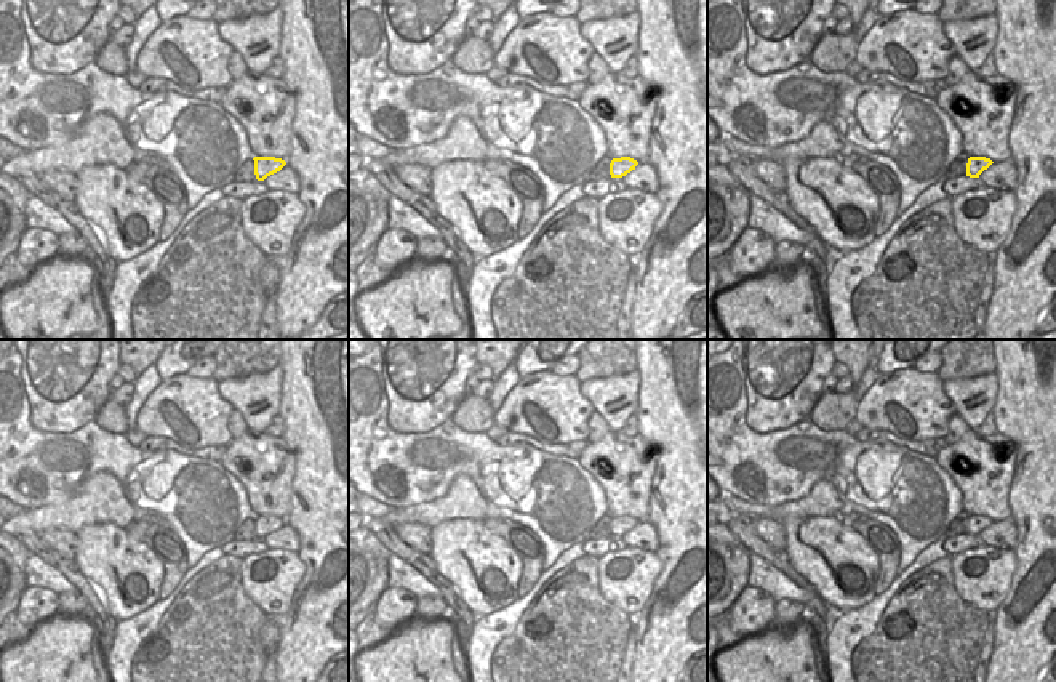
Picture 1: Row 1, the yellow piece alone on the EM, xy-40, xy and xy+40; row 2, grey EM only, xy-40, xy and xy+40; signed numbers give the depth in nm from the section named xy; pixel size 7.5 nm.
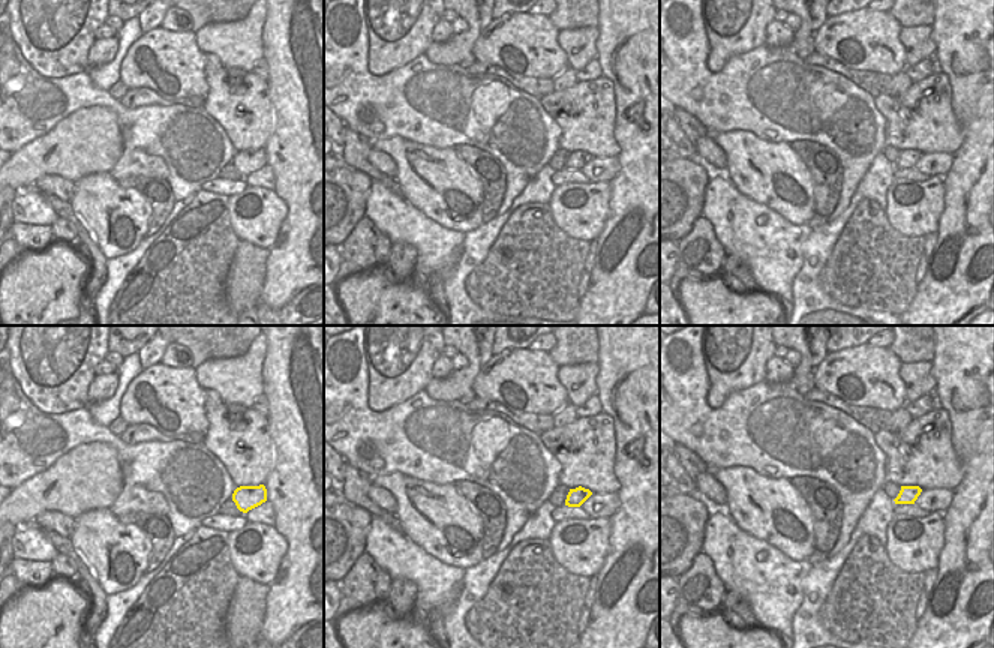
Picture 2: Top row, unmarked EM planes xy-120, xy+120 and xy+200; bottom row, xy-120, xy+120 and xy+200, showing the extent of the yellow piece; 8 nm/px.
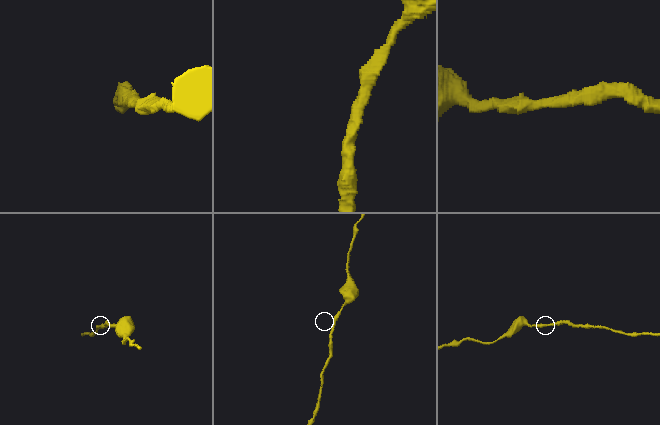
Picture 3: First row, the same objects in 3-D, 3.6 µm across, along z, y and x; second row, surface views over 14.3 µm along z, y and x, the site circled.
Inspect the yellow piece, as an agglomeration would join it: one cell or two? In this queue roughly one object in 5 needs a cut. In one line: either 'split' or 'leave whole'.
leave whole

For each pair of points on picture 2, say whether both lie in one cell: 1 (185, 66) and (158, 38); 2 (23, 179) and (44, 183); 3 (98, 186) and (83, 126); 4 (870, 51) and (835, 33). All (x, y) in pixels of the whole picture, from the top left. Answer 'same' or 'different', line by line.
1: same
2: different
3: different
4: same

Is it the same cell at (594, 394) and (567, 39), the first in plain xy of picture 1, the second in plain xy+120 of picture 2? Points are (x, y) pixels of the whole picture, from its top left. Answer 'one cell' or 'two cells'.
one cell

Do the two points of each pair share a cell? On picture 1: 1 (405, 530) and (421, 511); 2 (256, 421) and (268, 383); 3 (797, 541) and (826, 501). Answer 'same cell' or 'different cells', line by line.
1: different cells
2: same cell
3: different cells

